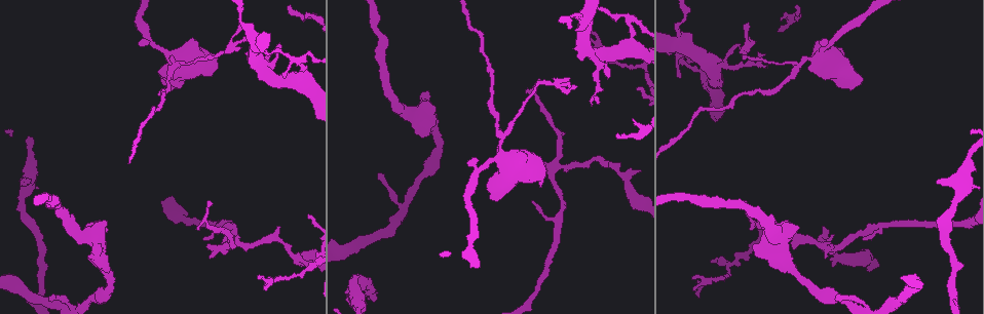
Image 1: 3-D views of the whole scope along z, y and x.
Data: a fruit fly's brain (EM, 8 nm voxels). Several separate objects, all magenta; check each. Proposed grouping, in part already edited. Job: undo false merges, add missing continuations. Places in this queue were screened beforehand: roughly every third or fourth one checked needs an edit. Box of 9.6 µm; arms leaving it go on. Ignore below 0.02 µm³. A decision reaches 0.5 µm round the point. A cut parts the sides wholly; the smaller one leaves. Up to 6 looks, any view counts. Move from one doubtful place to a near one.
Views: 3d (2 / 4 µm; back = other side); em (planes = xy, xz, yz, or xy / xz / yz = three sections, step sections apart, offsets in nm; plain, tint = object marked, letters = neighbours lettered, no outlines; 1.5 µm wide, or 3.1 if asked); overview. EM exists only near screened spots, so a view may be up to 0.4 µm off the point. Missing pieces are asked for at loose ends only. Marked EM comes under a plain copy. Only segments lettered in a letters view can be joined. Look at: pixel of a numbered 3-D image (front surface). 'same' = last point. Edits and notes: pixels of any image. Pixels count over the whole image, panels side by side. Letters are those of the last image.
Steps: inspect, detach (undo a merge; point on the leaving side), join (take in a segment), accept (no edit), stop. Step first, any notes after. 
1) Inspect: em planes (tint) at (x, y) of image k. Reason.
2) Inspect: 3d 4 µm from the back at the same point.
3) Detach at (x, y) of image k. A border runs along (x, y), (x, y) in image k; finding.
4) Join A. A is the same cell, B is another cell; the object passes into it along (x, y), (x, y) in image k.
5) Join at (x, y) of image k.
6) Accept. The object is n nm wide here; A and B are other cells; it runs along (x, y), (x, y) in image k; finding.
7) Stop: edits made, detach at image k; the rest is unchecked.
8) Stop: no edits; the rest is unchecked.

Inspect: 3d 2 µm at (694, 276) of image 1. Thin end.

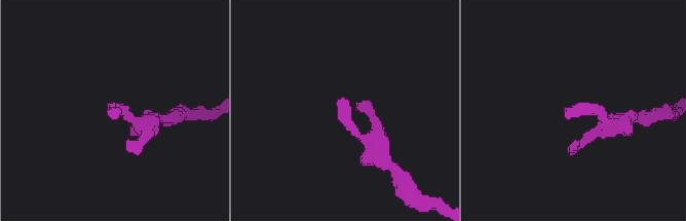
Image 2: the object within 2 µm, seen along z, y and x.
Inspect: em planes (letters) at (115, 118) of image 2. Shape alone is not enough.

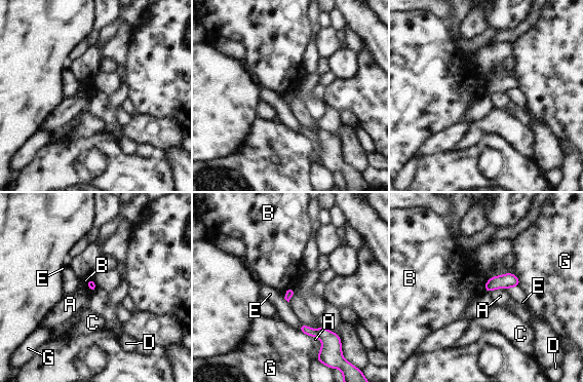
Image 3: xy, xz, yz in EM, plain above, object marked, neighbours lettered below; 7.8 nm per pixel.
Accept. The longest contact is with G, 140 nm; A, B, C, D, E and G are other cells; no lettered segment goes on from it.

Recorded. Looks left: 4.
Inspect: em xz step 8 (tint) at (281, 45) of image 1. Thin end.

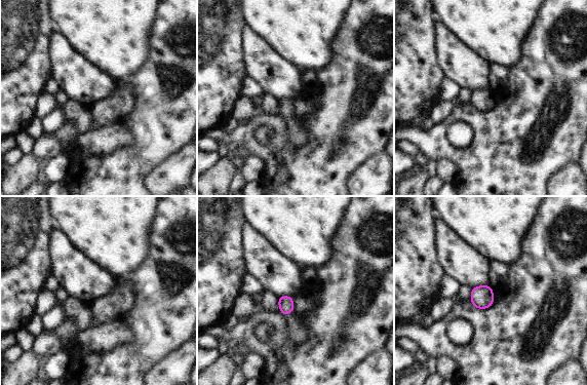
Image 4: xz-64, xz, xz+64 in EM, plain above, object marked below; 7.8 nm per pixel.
Inspect: em planes (letters) at the same point. Another direction.

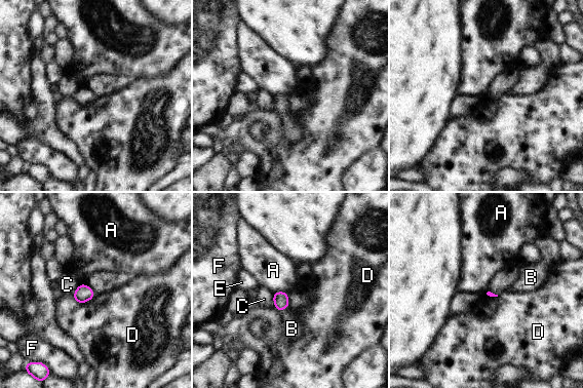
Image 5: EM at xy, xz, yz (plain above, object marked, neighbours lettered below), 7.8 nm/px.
Join B. B is the same cell, A, C, D, E and F are other cells; the object passes into it along (280, 299), (282, 308), (292, 328) in image 5; it goes on there.

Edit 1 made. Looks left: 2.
Stop: edits made, join at image 5; the rest is unchecked.

